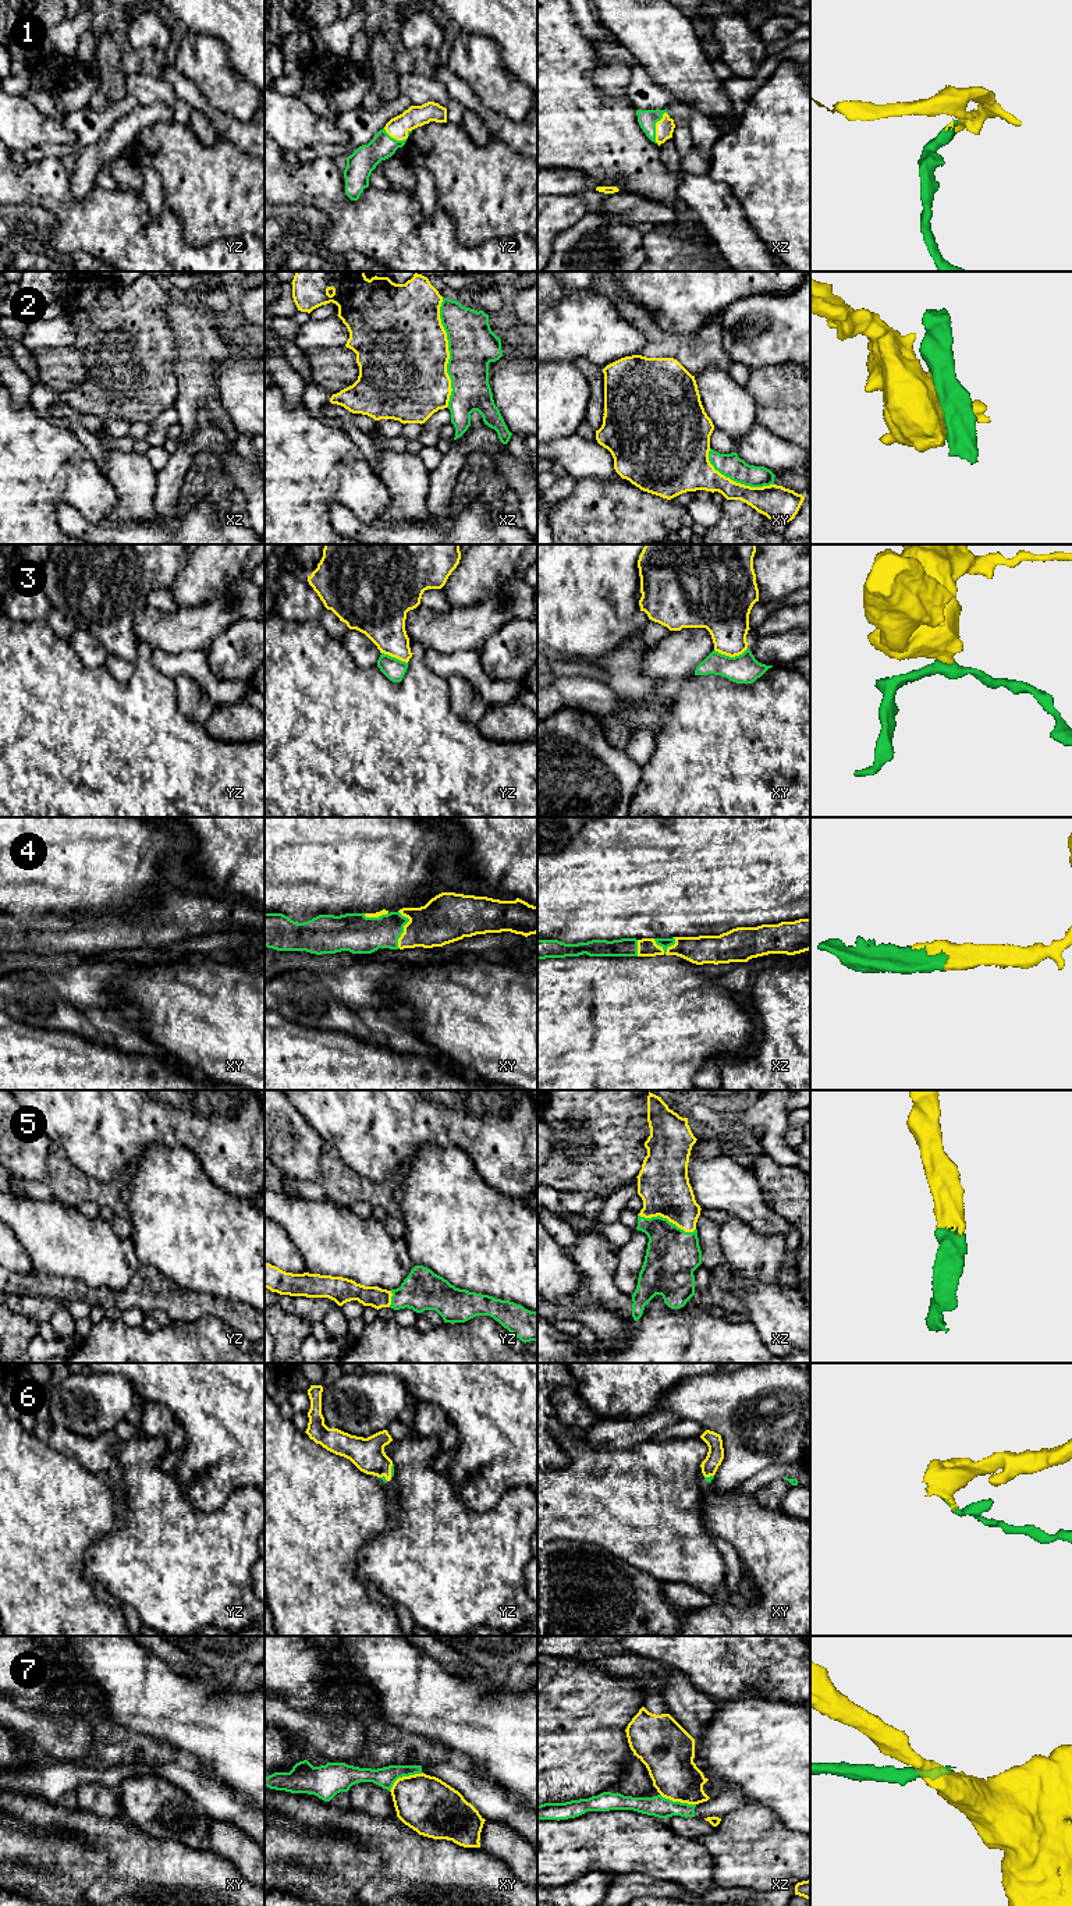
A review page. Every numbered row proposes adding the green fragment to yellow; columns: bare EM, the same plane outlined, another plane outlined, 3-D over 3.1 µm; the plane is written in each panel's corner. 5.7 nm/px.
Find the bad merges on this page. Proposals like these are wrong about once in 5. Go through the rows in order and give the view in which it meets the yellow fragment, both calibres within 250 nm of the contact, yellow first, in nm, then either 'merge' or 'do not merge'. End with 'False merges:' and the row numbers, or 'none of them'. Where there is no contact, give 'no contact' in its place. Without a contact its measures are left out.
1: xz | 110/110 nm | merge
2: xz | 500/280 nm | do not merge
3: xy | 280/170 nm | do not merge
4: xy | 280/220 nm | merge
5: xz | 300/300 nm | merge
6: yz | 190/20 nm | merge
7: xy | 320/120 nm | do not merge
False merges: 2, 3, 7

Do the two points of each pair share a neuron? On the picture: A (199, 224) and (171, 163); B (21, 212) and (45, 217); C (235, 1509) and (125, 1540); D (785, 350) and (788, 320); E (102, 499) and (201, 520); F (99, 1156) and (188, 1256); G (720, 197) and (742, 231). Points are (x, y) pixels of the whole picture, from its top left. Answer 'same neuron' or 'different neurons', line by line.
A: same neuron
B: same neuron
C: same neuron
D: same neuron
E: different neurons
F: different neurons
G: same neuron

